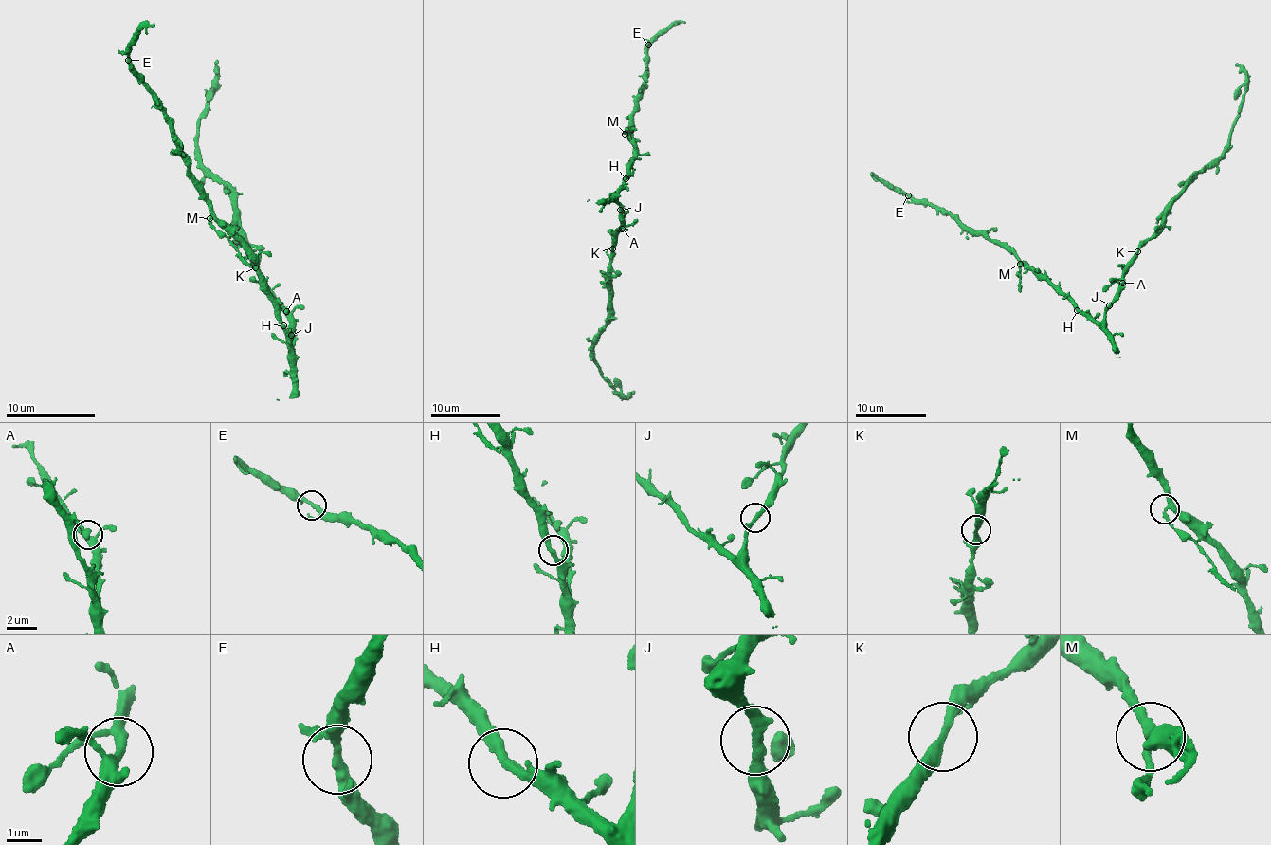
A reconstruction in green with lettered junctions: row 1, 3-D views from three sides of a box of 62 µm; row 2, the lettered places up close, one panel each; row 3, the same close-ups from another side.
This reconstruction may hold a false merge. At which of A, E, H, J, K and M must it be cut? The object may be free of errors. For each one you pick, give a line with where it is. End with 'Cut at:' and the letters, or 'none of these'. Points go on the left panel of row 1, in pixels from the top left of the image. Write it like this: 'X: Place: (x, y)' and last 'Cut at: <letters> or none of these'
M: Place: (209, 218)
Cut at: M

